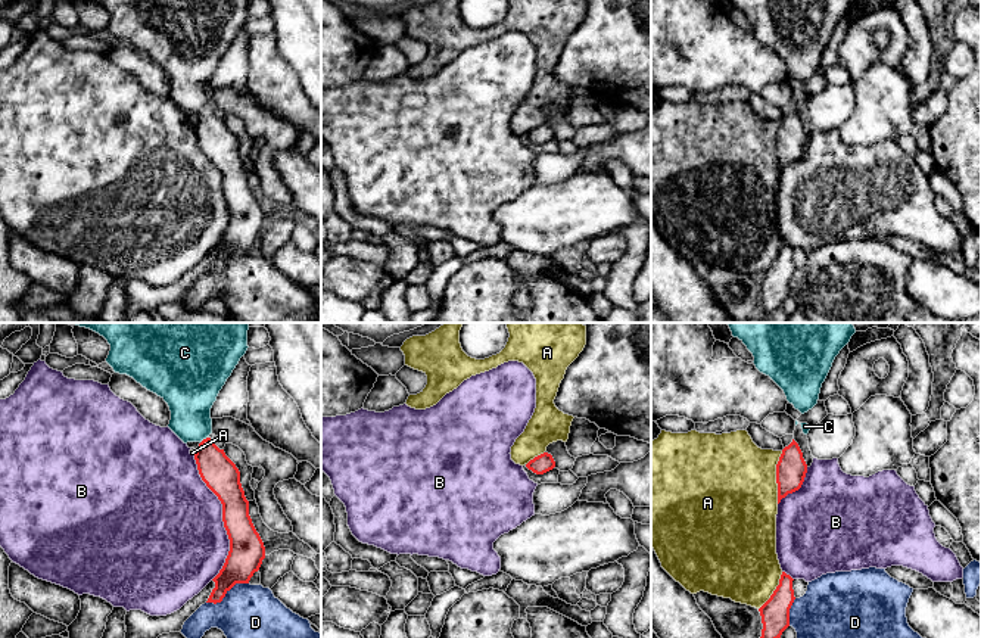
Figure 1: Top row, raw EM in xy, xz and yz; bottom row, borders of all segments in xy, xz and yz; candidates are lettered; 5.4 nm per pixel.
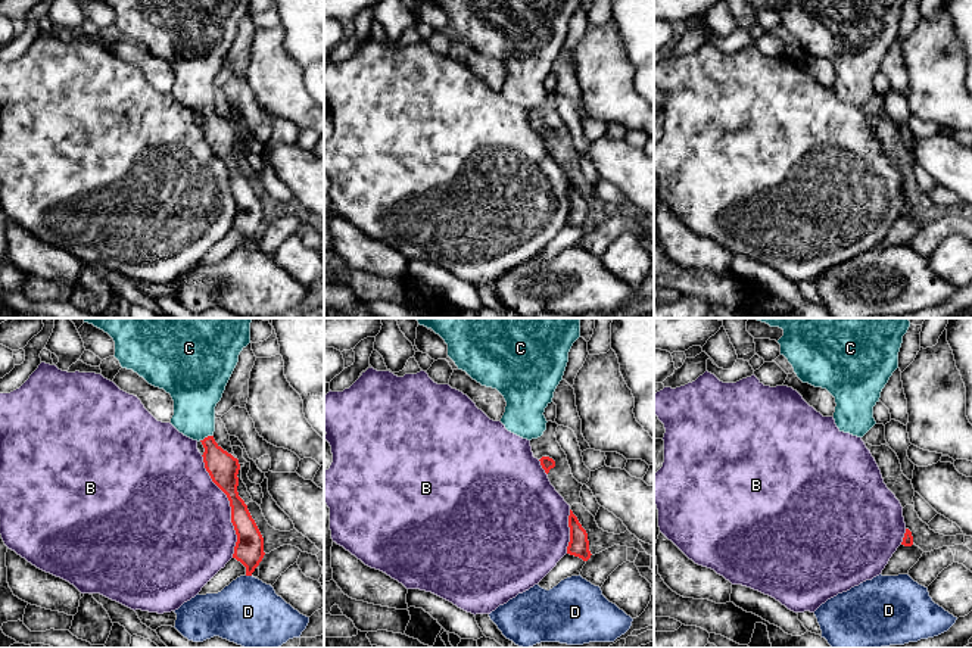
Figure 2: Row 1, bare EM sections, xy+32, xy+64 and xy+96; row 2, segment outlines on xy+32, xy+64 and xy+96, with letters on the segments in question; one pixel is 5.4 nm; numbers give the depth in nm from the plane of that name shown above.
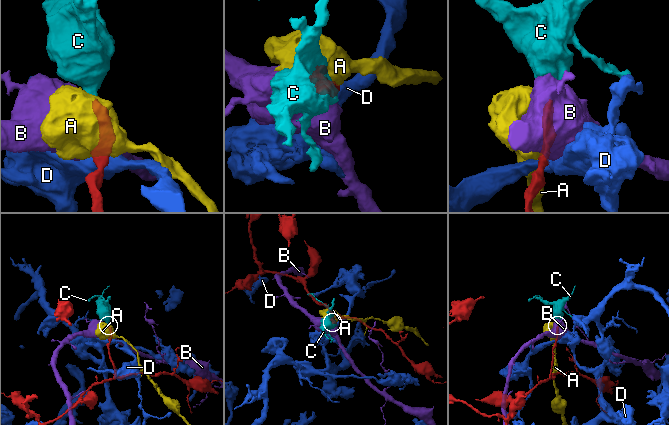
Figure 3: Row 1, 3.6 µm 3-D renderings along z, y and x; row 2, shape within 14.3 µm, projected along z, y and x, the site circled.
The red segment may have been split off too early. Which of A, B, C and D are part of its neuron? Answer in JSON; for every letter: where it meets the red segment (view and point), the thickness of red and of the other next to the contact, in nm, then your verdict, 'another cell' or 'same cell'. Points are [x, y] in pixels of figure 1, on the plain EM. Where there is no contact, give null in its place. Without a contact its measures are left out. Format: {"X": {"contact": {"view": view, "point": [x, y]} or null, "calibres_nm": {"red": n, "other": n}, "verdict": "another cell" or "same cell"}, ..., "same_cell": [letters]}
{"A": {"contact": {"view": "yz", "point": [776, 148]}, "calibres_nm": {"red": 170, "other": 480}, "verdict": "another cell"}, "B": {"contact": {"view": "xy", "point": [223, 187]}, "calibres_nm": {"red": 190, "other": 500}, "verdict": "another cell"}, "C": {"contact": {"view": "xy", "point": [204, 109]}, "calibres_nm": {"red": 190, "other": 260}, "verdict": "same cell"}, "D": {"contact": {"view": "xy", "point": [226, 263]}, "calibres_nm": {"red": 190, "other": 360}, "verdict": "another cell"}, "same_cell": ["C"]}

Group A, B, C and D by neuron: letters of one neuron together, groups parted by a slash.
A / B / C / D

